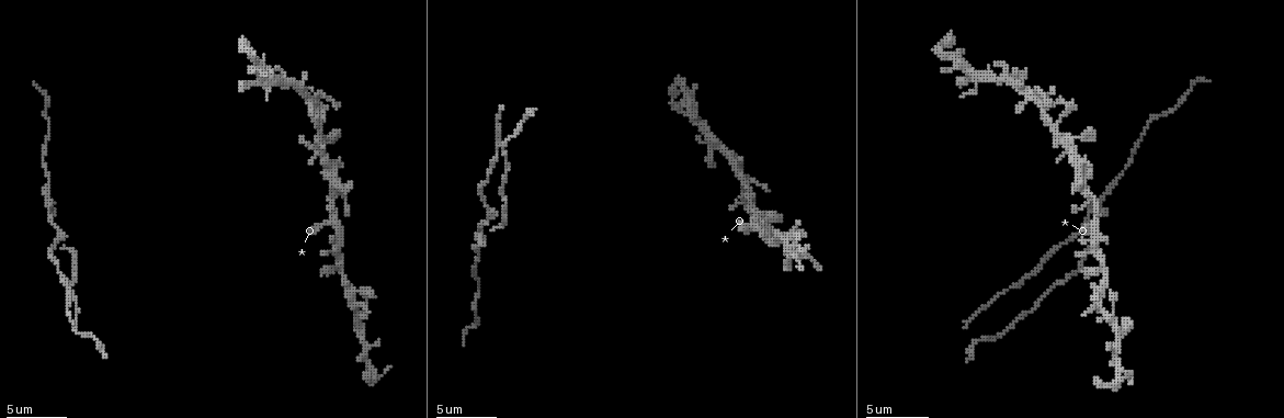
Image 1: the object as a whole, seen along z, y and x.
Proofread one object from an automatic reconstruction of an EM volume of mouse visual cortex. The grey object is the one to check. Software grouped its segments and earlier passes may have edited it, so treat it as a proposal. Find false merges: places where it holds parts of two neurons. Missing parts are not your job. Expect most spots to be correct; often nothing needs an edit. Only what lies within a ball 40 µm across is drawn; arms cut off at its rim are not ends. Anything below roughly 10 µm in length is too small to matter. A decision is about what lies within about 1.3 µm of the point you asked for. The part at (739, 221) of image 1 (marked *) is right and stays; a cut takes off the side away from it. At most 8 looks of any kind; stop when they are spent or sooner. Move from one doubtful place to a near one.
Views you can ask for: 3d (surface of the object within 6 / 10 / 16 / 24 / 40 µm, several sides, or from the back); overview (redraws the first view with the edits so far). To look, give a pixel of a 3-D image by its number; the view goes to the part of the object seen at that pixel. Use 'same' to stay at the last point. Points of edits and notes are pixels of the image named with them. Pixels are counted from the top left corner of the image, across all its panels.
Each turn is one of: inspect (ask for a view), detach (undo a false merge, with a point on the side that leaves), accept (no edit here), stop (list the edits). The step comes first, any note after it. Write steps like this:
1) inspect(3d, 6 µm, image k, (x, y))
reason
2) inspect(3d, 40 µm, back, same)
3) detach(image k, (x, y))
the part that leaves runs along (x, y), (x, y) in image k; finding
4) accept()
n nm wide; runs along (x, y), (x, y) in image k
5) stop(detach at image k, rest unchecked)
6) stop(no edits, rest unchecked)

inspect(3d, 16 µm, image 1, (335, 219))
a fork

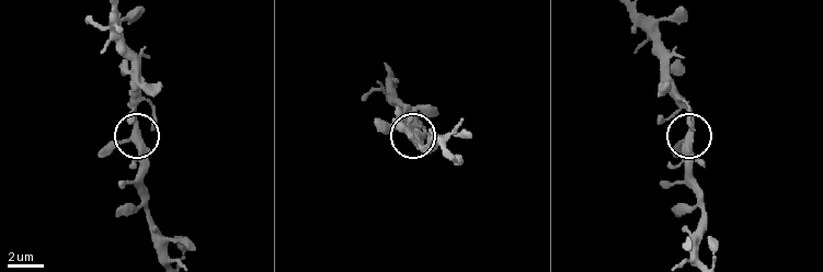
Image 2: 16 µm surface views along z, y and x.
inspect(3d, 16 µm, back, image 2, (137, 137))

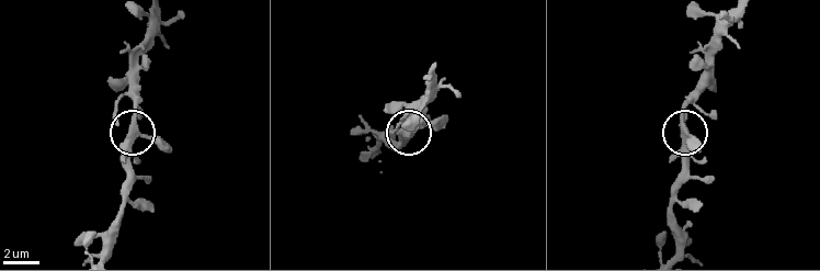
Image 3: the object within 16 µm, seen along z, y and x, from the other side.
accept()
side arm 16 µm; 3 arms; all the same neuron

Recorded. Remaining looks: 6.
inspect(3d, 10 µm, image 1, (504, 225))
thin neck

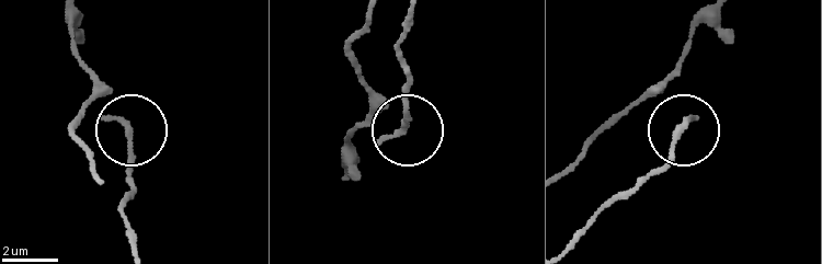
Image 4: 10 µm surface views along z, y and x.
accept()
180 nm wide; all the same neuron

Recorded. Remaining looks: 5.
inspect(3d, 16 µm, image 1, (479, 231))
calibre changes

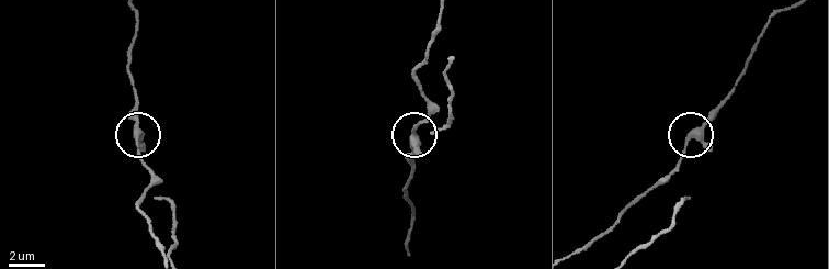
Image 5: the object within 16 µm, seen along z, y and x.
accept()
3 arms; one neuron here

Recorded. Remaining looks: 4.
stop(no edits, rest unchecked)

